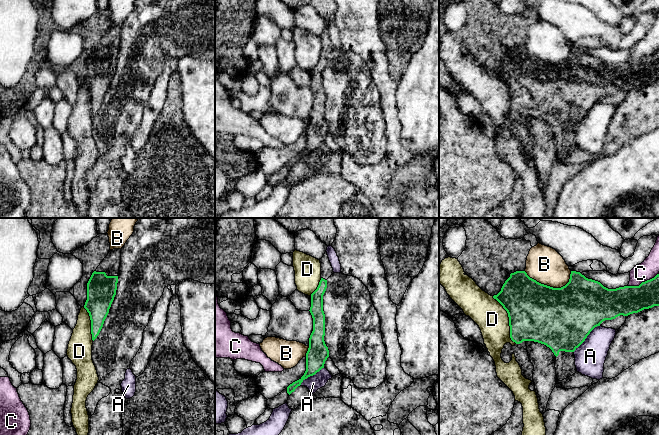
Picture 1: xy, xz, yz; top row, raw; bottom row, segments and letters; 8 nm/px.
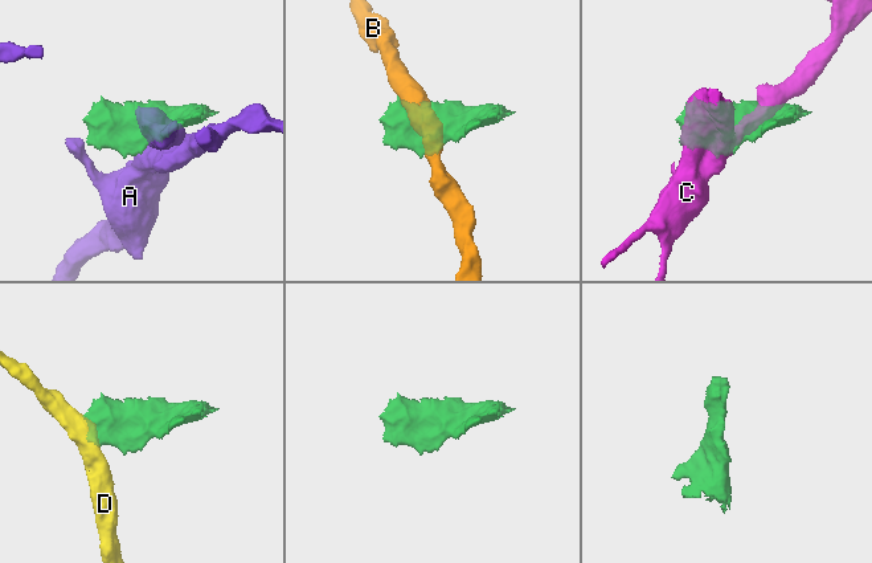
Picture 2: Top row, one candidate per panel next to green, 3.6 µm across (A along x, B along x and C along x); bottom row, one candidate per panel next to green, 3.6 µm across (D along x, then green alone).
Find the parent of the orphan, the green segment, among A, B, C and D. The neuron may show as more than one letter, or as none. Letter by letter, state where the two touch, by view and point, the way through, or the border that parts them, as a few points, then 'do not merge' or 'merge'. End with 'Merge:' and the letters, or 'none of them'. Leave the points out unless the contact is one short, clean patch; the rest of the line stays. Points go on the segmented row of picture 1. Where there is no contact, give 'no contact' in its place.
A: yz (586, 337) | along yz (599, 325), (573, 351) | do not merge
B: yz (549, 286) | do not merge
C: yz (643, 282) | do not merge
D: yz (509, 322) | along yz (497, 300), (507, 313), (509, 337), (516, 343) | do not merge
Merge: none of them

